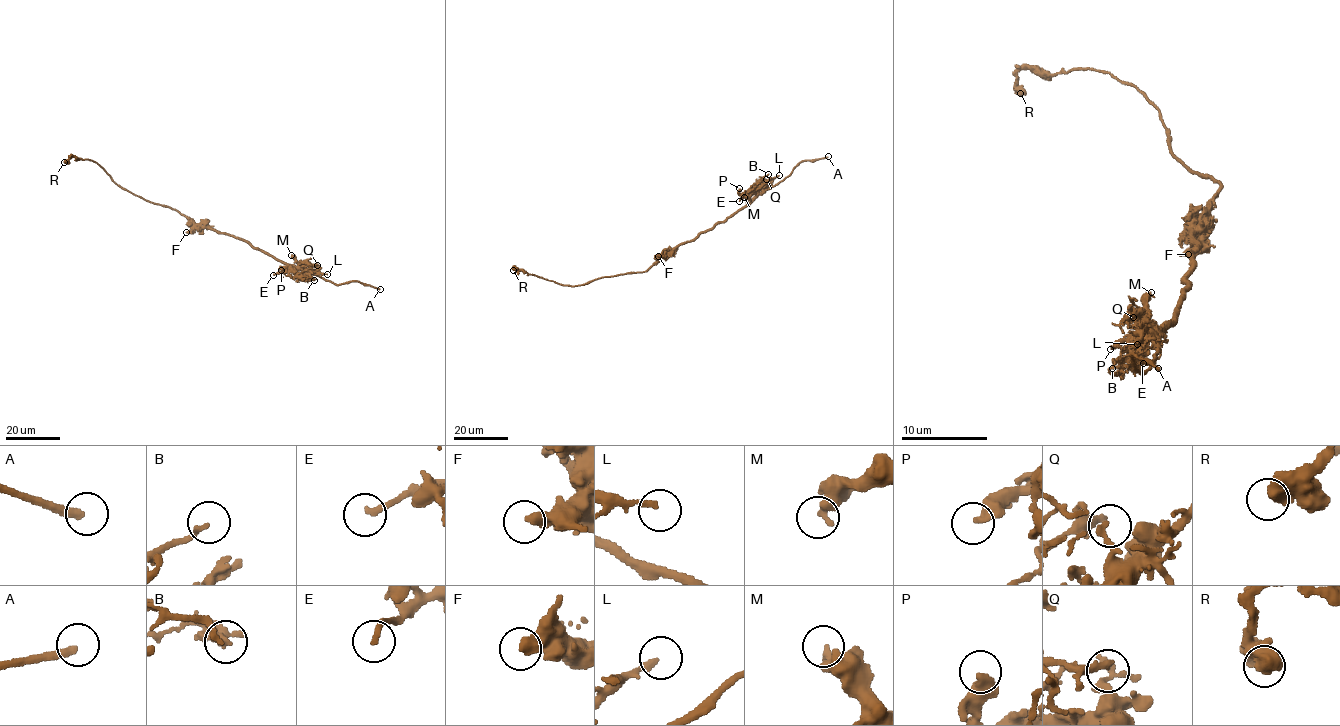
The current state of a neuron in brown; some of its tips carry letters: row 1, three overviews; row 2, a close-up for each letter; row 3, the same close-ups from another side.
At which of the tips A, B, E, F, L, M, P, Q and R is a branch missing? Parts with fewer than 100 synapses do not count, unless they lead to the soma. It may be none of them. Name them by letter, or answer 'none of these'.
A

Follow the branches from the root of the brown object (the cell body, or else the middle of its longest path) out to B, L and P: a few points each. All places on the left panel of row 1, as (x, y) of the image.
B: (209, 227), (243, 240), (292, 265), (299, 276), (314, 280)
L: (209, 227), (232, 235), (288, 264), (327, 274)
P: (209, 227), (243, 240), (286, 262), (292, 269), (281, 267), (281, 270)

